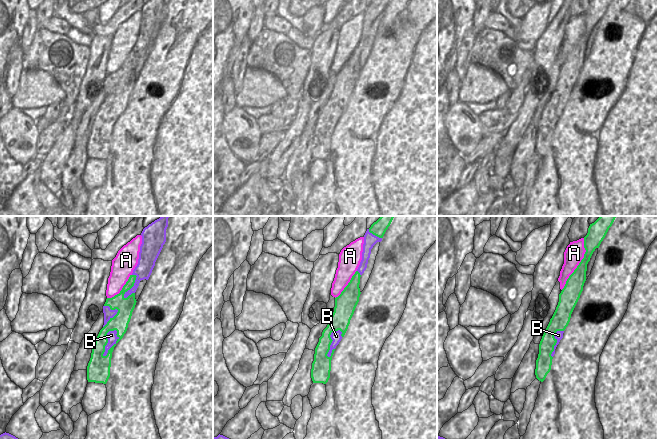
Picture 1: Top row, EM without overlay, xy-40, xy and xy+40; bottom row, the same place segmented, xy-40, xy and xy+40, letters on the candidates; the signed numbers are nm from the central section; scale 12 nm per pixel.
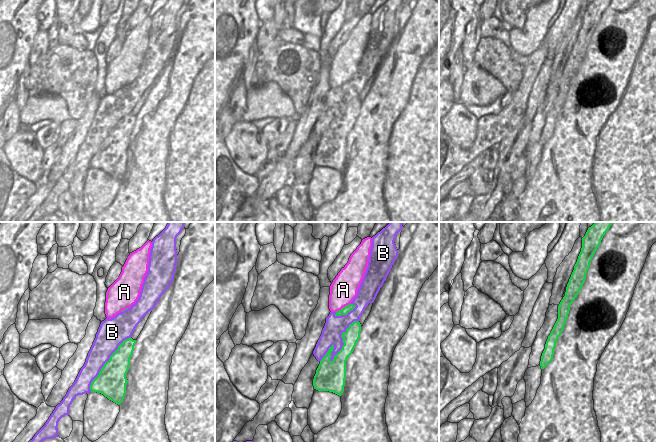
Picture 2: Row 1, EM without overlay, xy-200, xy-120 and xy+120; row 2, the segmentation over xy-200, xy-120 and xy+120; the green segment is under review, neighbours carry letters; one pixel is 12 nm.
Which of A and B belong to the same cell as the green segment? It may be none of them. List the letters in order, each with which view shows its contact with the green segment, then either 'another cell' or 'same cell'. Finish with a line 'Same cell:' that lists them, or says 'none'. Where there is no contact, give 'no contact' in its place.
A: contact in xy+40; another cell
B: contact in xy-40; another cell
Same cell: none

